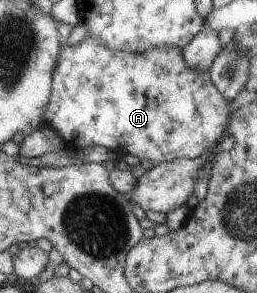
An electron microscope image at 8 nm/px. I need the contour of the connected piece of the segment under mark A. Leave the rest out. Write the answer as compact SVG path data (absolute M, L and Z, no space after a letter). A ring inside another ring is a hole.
M86 37L75 45L62 47L53 71L52 87L42 124L53 127L68 149L75 152L101 146L117 153L120 158L148 159L153 164L214 154L217 143L227 136L233 111L231 102L213 86L208 73L199 73L185 63L179 47L157 47L145 53L133 53L107 49L97 43L97 39Z

